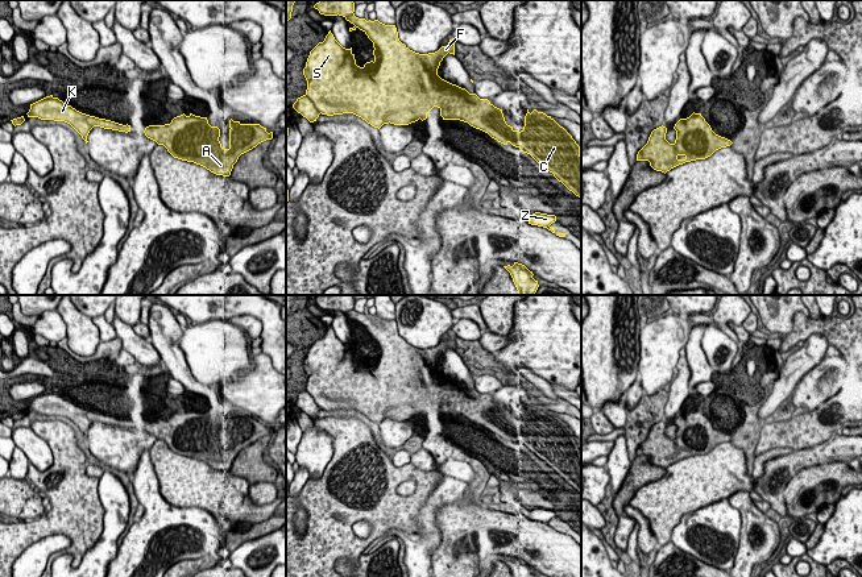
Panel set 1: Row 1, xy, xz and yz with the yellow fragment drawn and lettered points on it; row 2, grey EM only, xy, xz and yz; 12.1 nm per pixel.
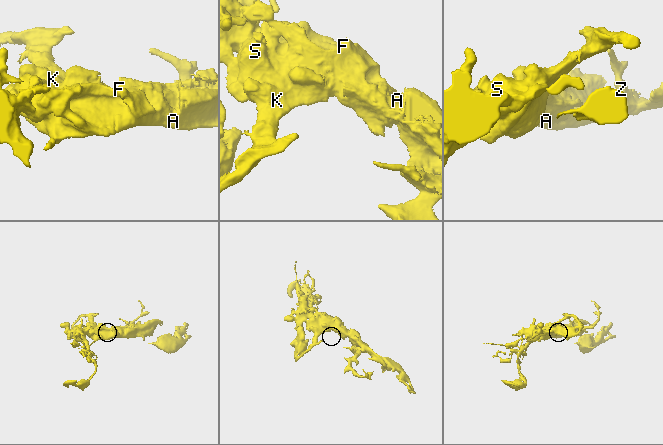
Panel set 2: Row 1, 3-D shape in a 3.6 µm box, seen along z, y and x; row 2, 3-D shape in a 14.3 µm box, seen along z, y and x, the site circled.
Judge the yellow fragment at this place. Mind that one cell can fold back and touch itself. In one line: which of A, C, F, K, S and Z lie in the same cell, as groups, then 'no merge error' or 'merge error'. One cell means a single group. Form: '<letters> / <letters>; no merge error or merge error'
A C F K S Z; no merge error

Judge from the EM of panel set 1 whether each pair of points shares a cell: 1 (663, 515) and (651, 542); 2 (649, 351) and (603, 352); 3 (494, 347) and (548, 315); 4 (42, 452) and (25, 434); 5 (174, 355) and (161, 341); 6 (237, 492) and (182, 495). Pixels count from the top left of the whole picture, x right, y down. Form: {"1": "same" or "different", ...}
{"1": "different", "2": "different", "3": "different", "4": "same", "5": "same", "6": "same"}

